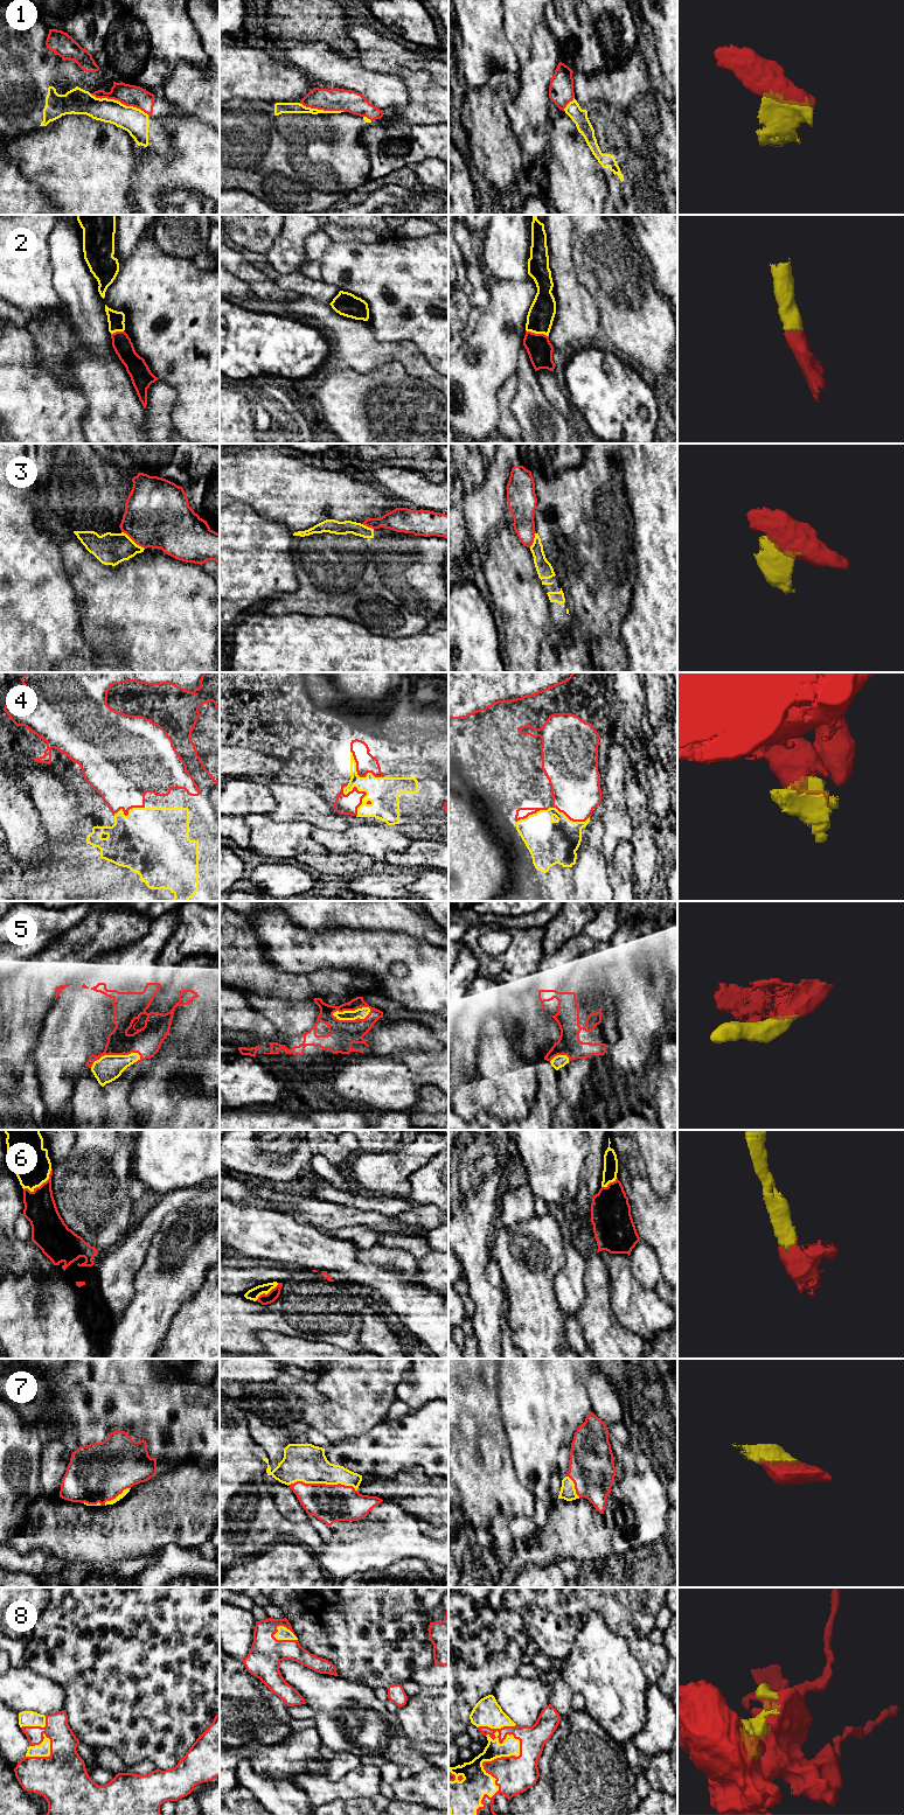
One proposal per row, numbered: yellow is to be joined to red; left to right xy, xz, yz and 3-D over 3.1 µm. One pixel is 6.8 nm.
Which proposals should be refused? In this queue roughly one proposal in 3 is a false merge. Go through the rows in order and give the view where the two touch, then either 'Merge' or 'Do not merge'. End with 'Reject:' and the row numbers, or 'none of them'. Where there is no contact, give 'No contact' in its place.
1: Touches red in xy. Do not merge
2: Touches red in yz. Merge
3: Touches red in xy. Do not merge
4: Touches red in xz. Merge
5: Touches red in xz. Merge
6: Touches red in xy. Merge
7: Touches red in xz. Merge
8: Touches red in yz. Merge
Reject: 1, 3

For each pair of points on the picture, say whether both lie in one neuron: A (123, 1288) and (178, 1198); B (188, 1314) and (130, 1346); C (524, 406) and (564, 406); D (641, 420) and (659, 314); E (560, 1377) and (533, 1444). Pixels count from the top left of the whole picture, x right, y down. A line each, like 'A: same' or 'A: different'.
A: same
B: different
C: different
D: different
E: same

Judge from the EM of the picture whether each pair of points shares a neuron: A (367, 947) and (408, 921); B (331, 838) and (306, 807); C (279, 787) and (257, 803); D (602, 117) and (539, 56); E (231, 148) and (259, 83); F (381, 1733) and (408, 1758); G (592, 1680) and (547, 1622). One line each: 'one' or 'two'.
A: two
B: two
C: two
D: two
E: two
F: one
G: two

